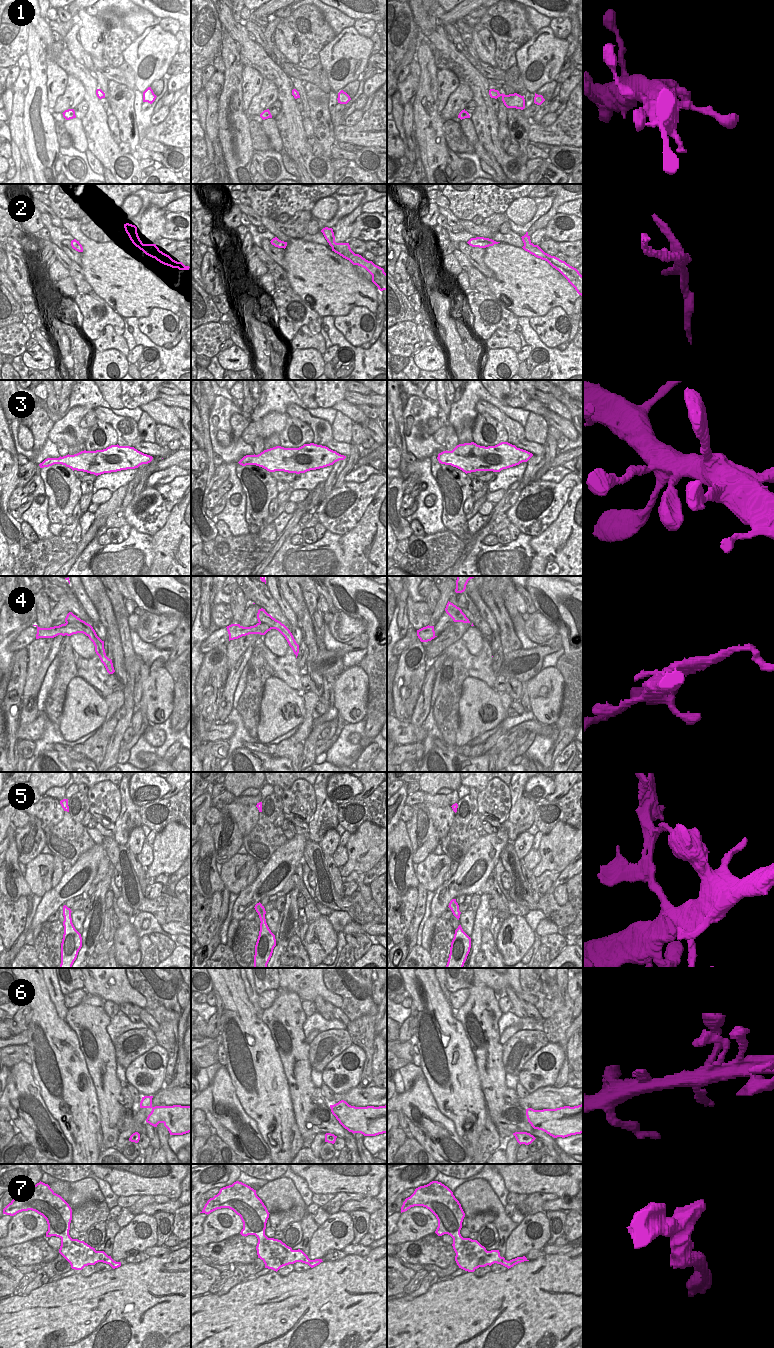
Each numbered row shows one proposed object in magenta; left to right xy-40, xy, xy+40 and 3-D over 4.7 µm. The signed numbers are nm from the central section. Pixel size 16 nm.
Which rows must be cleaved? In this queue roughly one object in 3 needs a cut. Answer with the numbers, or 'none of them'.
2, 4, 5

